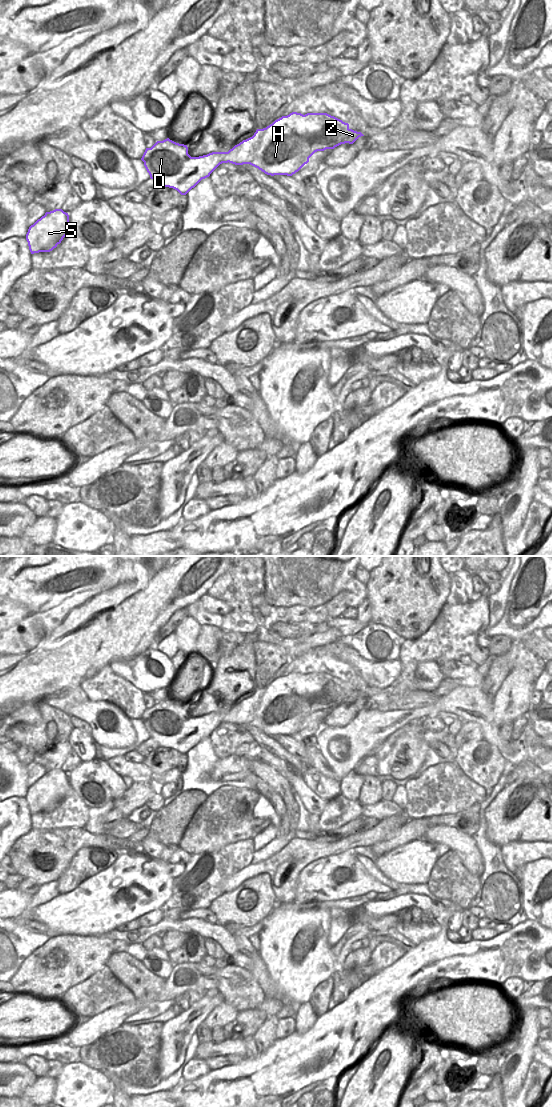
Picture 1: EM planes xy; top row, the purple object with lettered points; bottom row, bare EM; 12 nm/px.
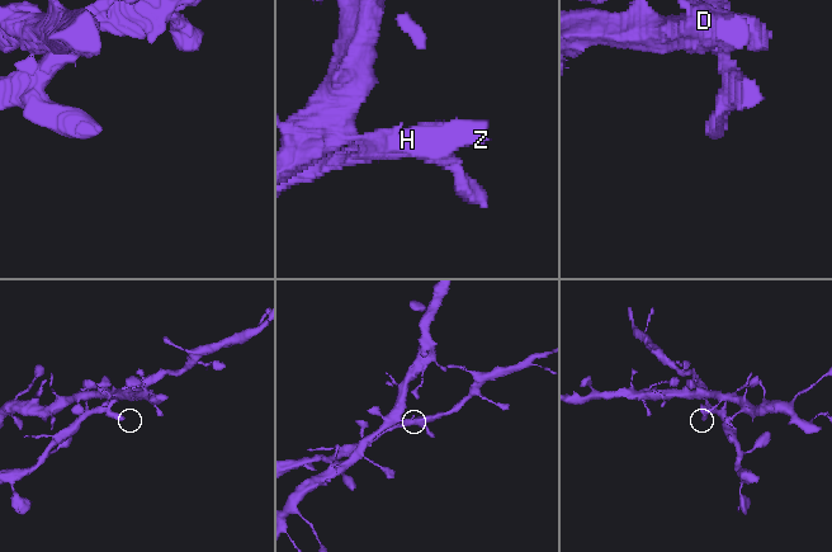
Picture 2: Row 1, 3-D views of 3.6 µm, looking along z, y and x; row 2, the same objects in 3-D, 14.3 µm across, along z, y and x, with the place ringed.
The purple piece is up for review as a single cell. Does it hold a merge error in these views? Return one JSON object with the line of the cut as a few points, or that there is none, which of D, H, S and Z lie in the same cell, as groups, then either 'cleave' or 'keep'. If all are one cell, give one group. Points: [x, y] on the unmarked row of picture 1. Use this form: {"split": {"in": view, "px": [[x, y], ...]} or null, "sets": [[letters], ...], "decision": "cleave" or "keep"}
{"split": {"in": "xy", "px": [[228, 712], [225, 717], [227, 721]]}, "sets": [["D", "S"], ["H", "Z"]], "decision": "cleave"}

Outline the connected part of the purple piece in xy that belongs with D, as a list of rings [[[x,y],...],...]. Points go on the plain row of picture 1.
[[[169,698],[157,701],[151,708],[146,708],[141,720],[151,739],[157,741],[160,747],[169,747],[177,750],[181,755],[186,755],[202,739],[210,734],[222,723],[228,723],[225,717],[228,712],[212,712],[199,717],[191,717],[188,707],[176,703]]]

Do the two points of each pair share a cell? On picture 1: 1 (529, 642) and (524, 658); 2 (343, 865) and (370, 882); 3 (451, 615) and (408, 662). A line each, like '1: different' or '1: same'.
1: different
2: same
3: same

